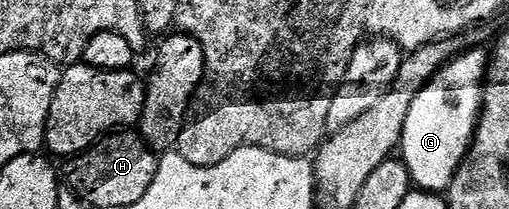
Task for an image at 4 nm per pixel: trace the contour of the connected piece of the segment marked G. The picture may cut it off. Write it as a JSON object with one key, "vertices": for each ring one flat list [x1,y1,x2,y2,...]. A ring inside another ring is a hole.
{"vertices":[[480,48,473,52,461,51,425,84,418,98,414,98,414,106,410,106,410,114,406,114,399,151,417,189,447,193,458,166,472,147,472,135,476,132,476,121,480,118,482,89,489,59,489,53]]}

